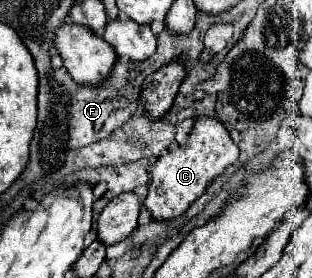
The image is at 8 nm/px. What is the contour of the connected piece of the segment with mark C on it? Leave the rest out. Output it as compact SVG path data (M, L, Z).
M200 116L188 136L186 146L172 146L166 156L158 158L150 168L150 190L144 198L144 206L150 212L152 220L170 220L184 214L190 204L200 198L208 184L224 174L228 166L234 166L240 158L238 146L230 140L226 128L214 120Z

